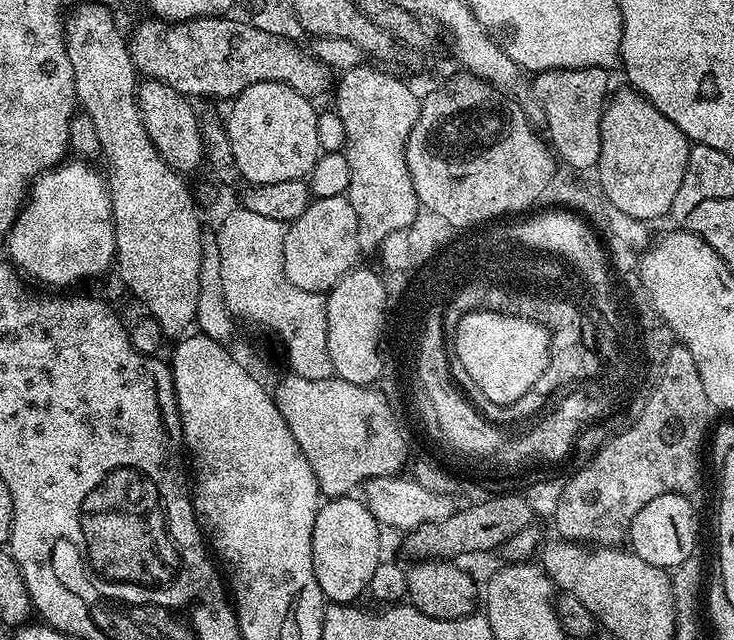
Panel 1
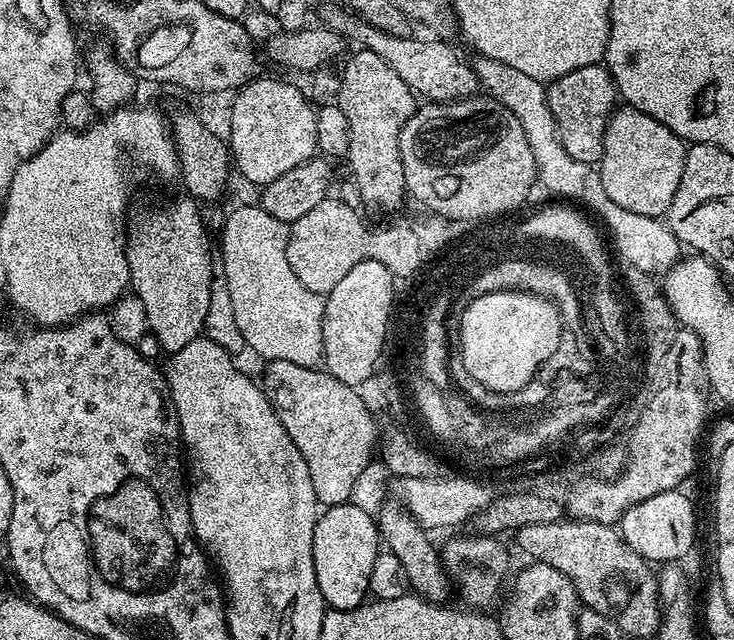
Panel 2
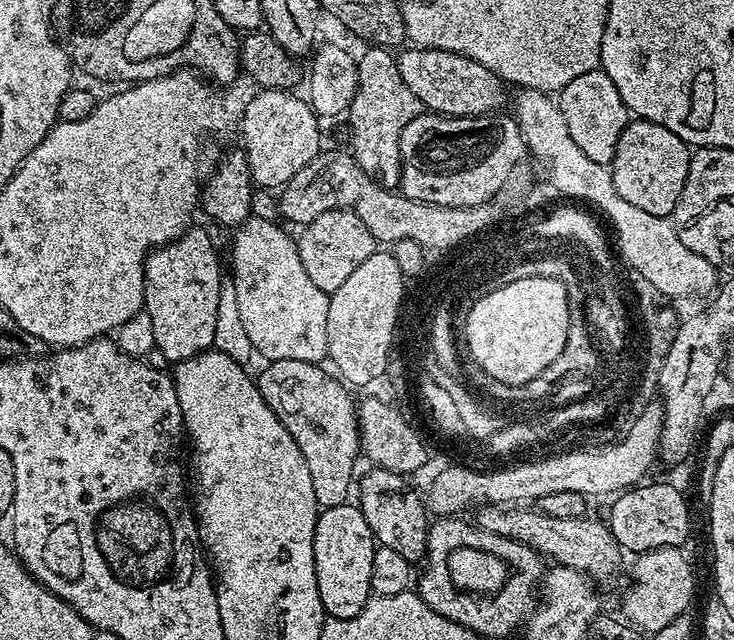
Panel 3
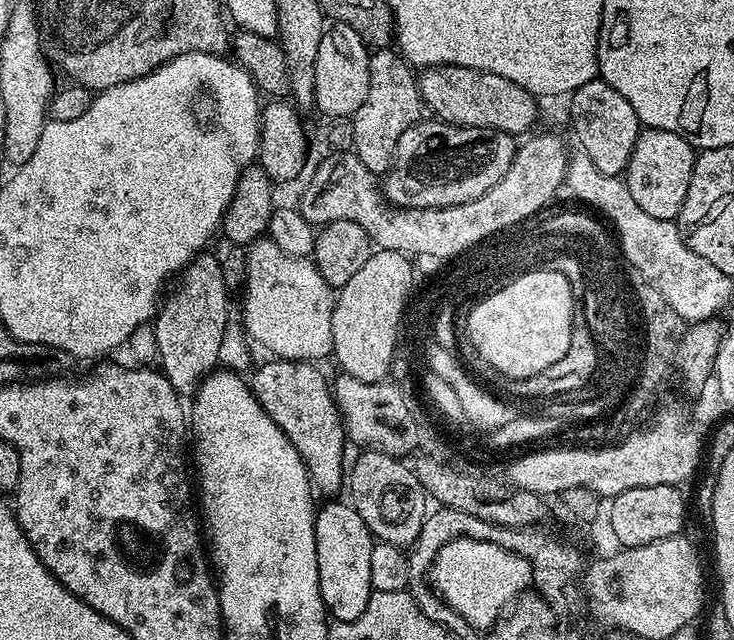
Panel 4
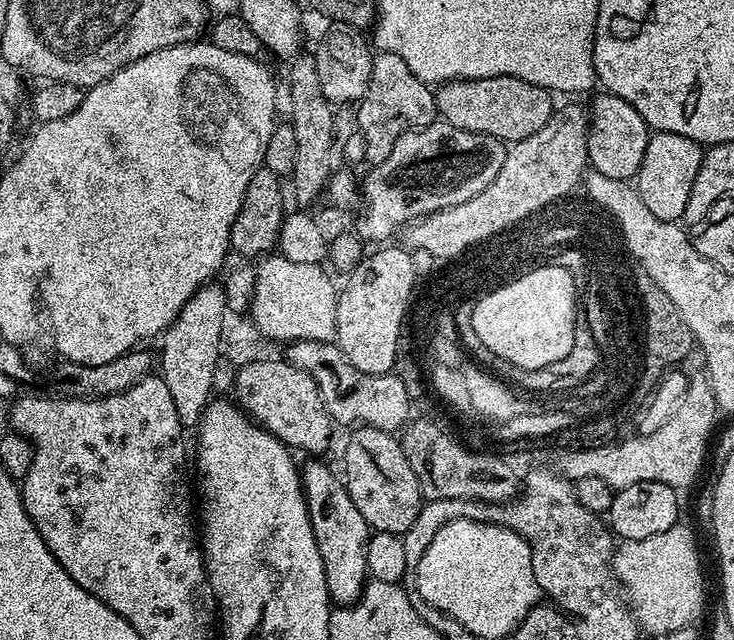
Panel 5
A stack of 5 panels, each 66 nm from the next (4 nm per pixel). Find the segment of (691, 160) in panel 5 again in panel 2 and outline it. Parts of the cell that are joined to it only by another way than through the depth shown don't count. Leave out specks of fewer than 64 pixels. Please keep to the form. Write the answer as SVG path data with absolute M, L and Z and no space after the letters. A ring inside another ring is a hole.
M617 107L604 127L602 158L598 165L602 186L608 197L622 206L622 210L663 217L670 202L674 202L674 194L678 194L685 151L685 141L662 126L662 122L650 118L650 114L642 114L642 110L637 108Z

